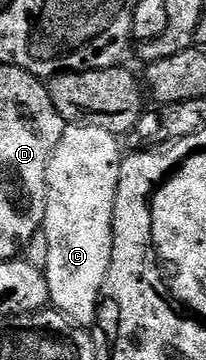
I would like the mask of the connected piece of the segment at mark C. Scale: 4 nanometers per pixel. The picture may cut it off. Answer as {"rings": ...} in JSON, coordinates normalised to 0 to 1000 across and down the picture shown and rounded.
{"rings":[[[398,344],[335,350],[262,408],[238,450],[238,586],[218,592],[209,625],[238,653],[238,742],[214,747],[218,781],[238,786],[252,853],[320,867],[393,906],[447,903],[471,886],[529,731],[549,725],[549,586],[597,453],[597,419],[568,389],[553,369],[495,356]]]}

